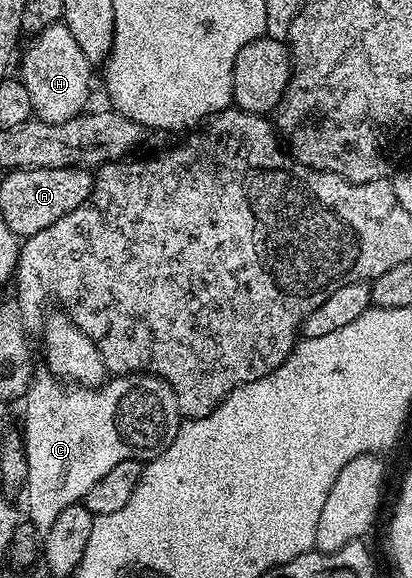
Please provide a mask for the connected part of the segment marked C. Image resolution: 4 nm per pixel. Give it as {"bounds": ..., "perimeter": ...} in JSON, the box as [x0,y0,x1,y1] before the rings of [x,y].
{"bounds":[21,372,181,534],"perimeter":[[[138,372],[115,374],[110,378],[104,379],[103,383],[98,386],[68,386],[62,379],[56,378],[51,374],[46,375],[47,376],[36,375],[34,379],[32,379],[31,386],[28,388],[25,397],[27,409],[23,412],[23,426],[21,426],[24,456],[28,462],[28,470],[25,473],[26,483],[21,489],[21,496],[27,499],[27,508],[25,504],[26,519],[40,534],[47,533],[49,526],[53,526],[53,521],[57,518],[57,514],[61,514],[61,510],[65,510],[65,506],[80,503],[83,496],[87,494],[93,486],[97,486],[97,482],[101,482],[101,478],[105,474],[109,474],[109,470],[113,470],[113,466],[117,466],[117,462],[125,462],[126,460],[146,462],[152,460],[155,456],[160,456],[173,442],[173,438],[177,434],[181,423],[181,413],[177,406],[177,398],[173,394],[173,390],[161,377],[154,374],[140,374]]]}

